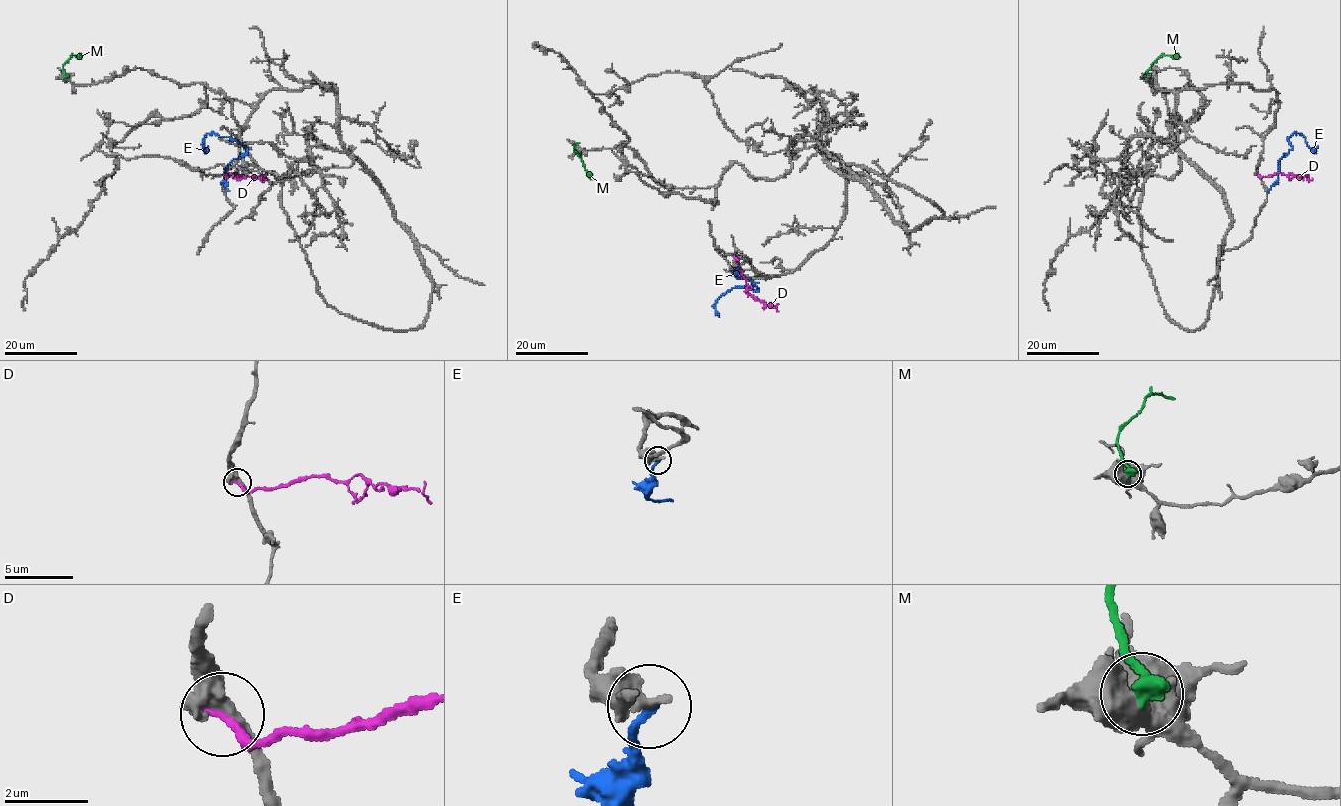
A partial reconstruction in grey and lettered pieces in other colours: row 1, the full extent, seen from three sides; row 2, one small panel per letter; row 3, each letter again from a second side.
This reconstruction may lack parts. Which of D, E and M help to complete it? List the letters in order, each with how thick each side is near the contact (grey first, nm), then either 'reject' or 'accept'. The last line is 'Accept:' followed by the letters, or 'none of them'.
D: 500 nm thick on the grey side, 300 nm on the other; reject
E: 400 nm thick on the grey side, 200 nm on the other; reject
M: 600 nm thick on the grey side, 420 nm on the other; reject
Accept: none of them

